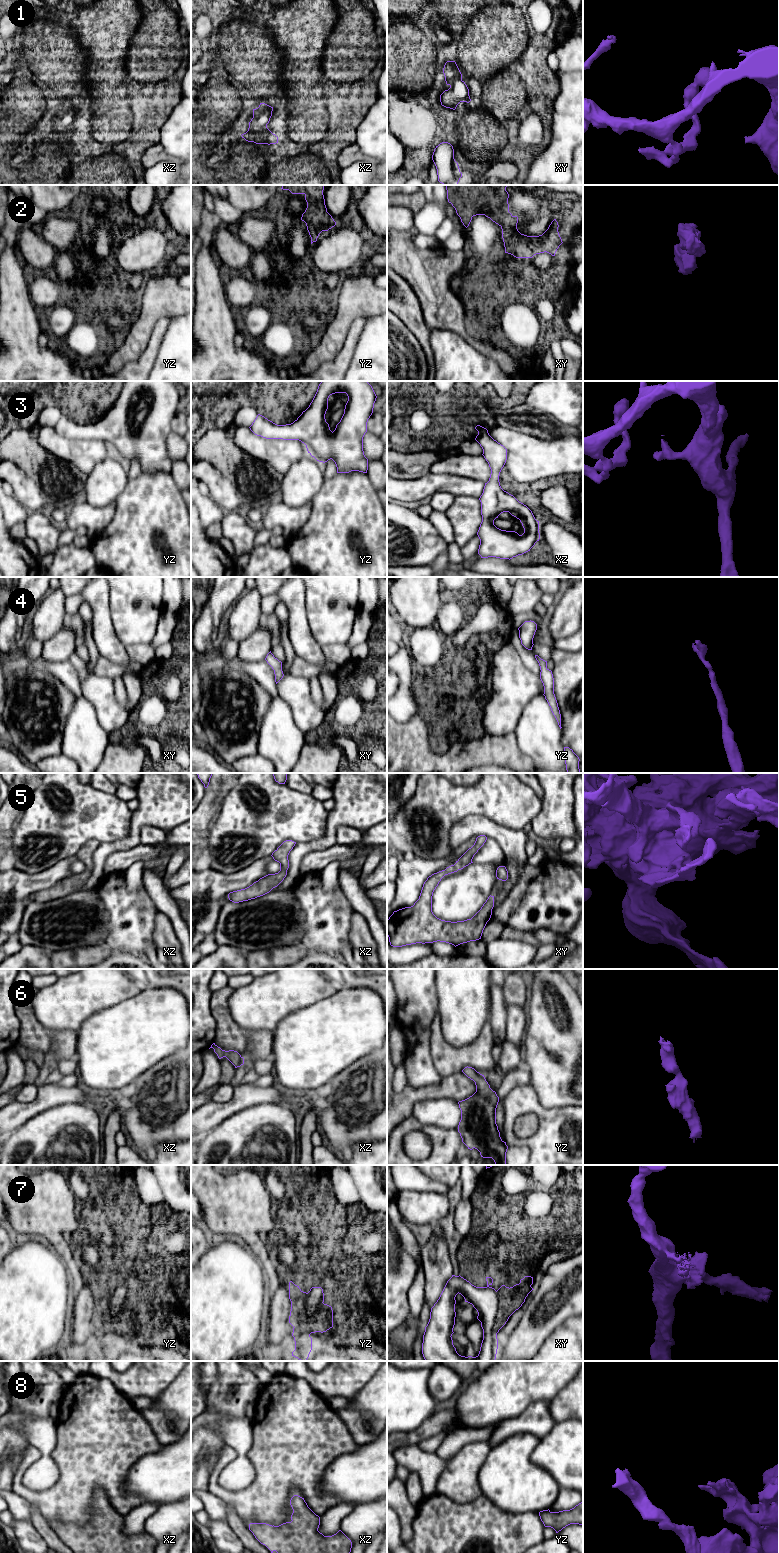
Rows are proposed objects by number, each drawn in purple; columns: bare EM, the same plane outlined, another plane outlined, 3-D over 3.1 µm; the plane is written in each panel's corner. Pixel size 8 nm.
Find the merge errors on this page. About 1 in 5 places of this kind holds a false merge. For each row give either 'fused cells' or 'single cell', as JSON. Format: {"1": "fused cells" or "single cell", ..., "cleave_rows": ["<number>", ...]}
{"1": "single cell", "2": "single cell", "3": "single cell", "4": "single cell", "5": "single cell", "6": "single cell", "7": "fused cells", "8": "single cell", "cleave_rows": ["7"]}

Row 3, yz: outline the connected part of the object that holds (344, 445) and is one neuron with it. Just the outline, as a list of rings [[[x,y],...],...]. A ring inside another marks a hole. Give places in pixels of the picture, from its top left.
[[[322,381],[309,407],[291,424],[277,425],[258,414],[250,430],[257,436],[266,439],[299,440],[306,445],[308,453],[319,462],[332,459],[337,473],[359,471],[367,473],[368,459],[363,451],[363,437],[367,432],[367,422],[373,413],[376,394],[367,381]],[[335,393],[346,393],[348,401],[344,414],[335,430],[330,430],[325,414],[328,409],[328,398]]]

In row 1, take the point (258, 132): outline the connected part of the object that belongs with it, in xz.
[[[260,103],[258,108],[253,109],[253,118],[249,122],[248,131],[241,135],[242,138],[256,144],[278,143],[278,137],[267,128],[272,111],[273,107],[265,103]]]

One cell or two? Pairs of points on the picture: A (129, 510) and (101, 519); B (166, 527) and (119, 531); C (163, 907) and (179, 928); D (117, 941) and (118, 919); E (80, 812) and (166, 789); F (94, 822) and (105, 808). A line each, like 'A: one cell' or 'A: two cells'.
A: two cells
B: one cell
C: one cell
D: one cell
E: two cells
F: one cell

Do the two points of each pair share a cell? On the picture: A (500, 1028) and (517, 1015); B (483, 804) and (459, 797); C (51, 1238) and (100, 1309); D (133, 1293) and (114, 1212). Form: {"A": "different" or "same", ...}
{"A": "different", "B": "same", "C": "different", "D": "same"}

